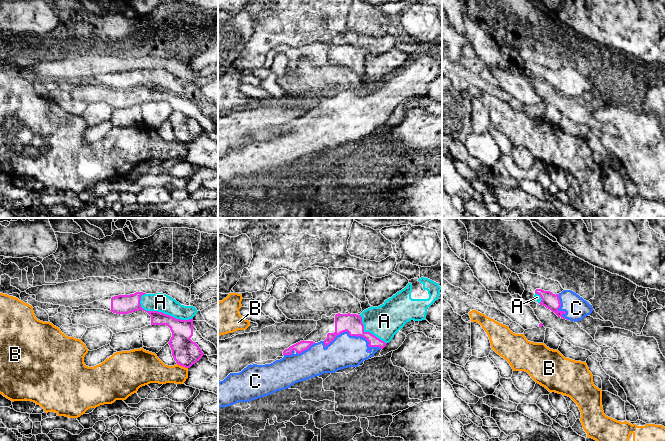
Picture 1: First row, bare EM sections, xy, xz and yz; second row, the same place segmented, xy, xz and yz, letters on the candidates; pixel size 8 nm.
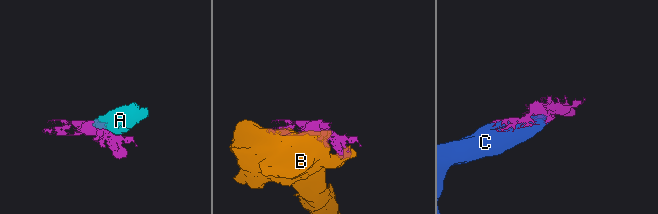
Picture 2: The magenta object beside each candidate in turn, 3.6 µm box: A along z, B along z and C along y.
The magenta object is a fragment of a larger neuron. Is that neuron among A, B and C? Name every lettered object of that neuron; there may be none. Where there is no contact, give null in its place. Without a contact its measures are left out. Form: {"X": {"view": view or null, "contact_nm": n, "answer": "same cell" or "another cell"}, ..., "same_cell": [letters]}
{"A": {"view": "xy", "contact_nm": 460, "answer": "same cell"}, "B": {"view": "xy", "contact_nm": 100, "answer": "another cell"}, "C": {"view": "xz", "contact_nm": 480, "answer": "same cell"}, "same_cell": ["A", "C"]}

